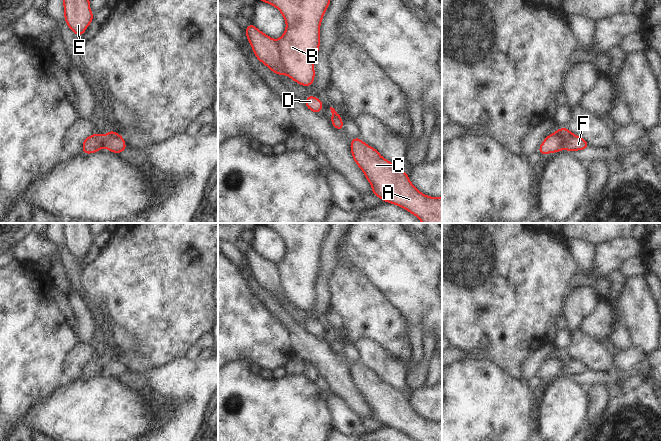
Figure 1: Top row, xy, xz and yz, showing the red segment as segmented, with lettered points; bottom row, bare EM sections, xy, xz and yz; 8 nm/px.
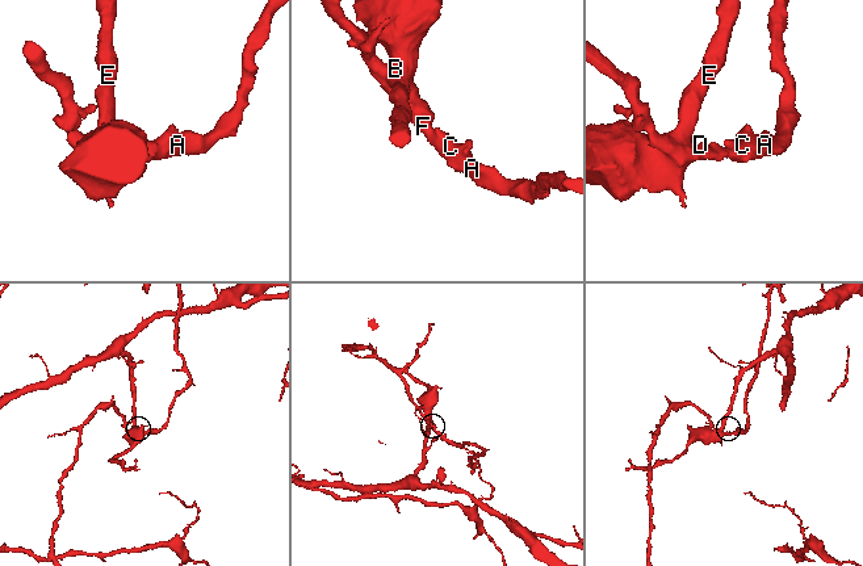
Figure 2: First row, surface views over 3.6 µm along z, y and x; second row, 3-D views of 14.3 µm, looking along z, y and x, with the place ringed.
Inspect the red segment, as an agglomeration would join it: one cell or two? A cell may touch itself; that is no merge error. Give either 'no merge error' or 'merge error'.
merge error

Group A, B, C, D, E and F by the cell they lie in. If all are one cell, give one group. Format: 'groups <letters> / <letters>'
groups A C D F / B E

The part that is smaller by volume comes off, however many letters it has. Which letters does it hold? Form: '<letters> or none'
A, C, D, F

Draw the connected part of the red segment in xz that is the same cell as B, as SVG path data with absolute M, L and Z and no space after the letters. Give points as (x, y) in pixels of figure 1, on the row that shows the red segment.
M258 0L277 8L286 22L286 29L278 39L284 70L294 82L307 87L315 79L314 61L320 48L320 25L331 0Z

